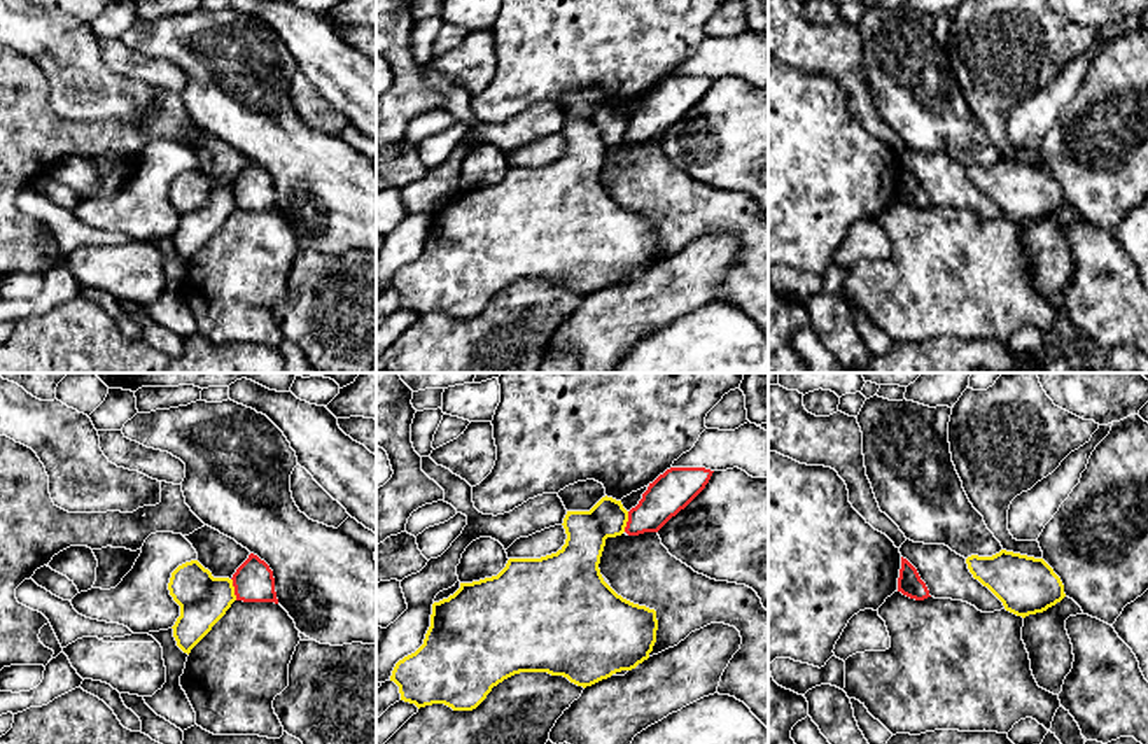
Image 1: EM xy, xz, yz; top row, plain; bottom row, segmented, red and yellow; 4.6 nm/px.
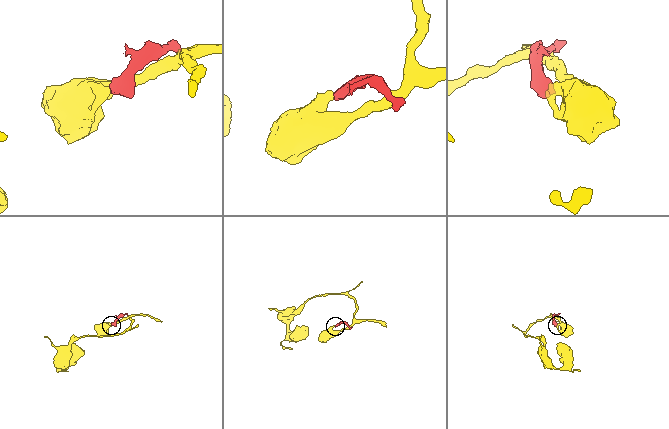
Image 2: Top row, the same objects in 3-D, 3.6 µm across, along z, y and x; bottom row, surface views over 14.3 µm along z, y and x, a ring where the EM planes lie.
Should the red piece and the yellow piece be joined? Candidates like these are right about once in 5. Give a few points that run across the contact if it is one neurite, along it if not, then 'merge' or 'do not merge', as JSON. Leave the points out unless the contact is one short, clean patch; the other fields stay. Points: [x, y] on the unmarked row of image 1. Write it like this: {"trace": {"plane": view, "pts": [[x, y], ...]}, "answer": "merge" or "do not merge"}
{"answer": "do not merge"}

